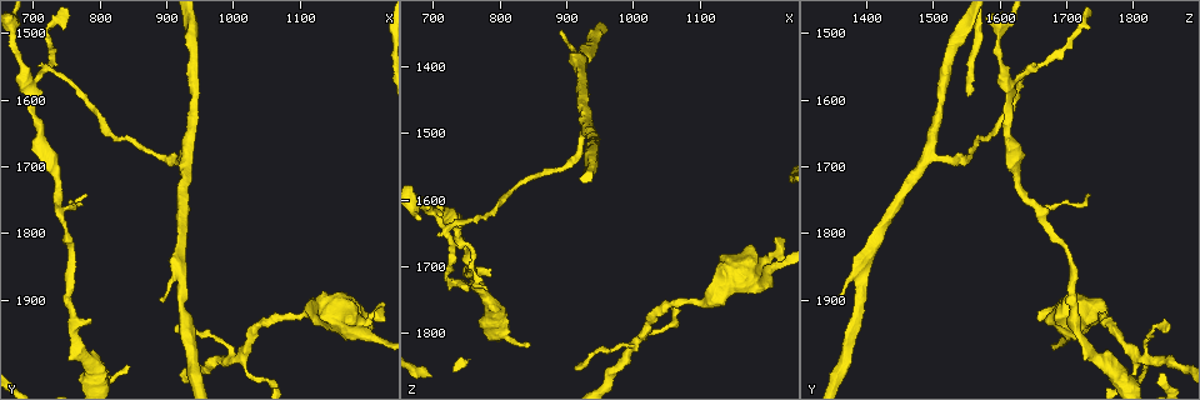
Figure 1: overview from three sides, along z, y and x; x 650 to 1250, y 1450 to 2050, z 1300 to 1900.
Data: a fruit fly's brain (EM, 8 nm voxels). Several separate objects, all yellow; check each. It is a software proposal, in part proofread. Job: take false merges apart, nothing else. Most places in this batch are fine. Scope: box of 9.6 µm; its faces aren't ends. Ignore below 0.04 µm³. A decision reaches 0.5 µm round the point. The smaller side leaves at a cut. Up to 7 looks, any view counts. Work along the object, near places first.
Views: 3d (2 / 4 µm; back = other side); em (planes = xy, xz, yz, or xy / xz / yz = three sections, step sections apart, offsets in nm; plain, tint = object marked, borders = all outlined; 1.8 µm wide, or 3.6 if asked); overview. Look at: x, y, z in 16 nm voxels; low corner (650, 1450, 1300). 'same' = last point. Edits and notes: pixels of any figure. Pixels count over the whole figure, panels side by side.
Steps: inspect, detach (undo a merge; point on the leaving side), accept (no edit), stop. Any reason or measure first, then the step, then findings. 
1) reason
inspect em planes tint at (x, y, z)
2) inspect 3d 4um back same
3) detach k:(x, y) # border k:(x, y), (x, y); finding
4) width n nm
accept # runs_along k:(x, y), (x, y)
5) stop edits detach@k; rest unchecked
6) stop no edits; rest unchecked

a fork
inspect 3d 2um back at (930, 1685, 1505)

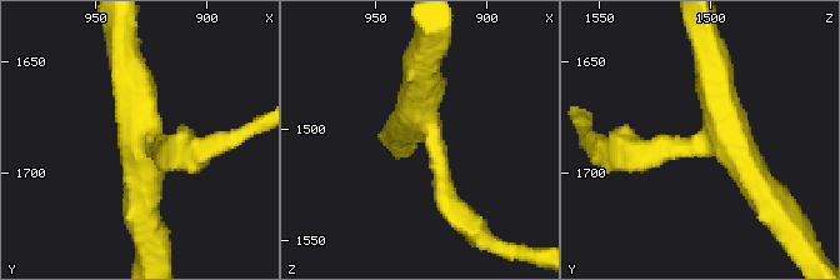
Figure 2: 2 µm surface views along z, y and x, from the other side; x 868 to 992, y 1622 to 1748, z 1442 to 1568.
arms 3; arm_widths 190, 260, 260 nm; shape alone is not enough
inspect em xz step 16 tint at (925, 1689, 1502)

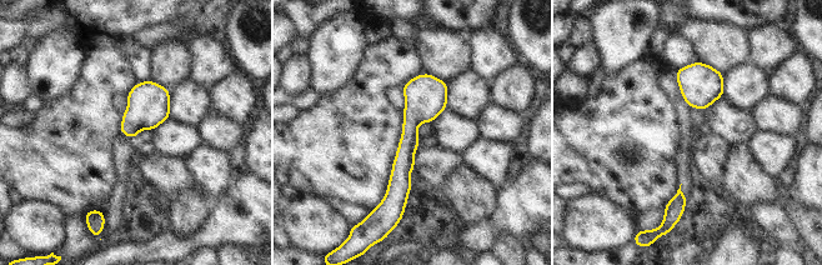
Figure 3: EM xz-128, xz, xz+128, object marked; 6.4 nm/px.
another direction
inspect em planes borders same

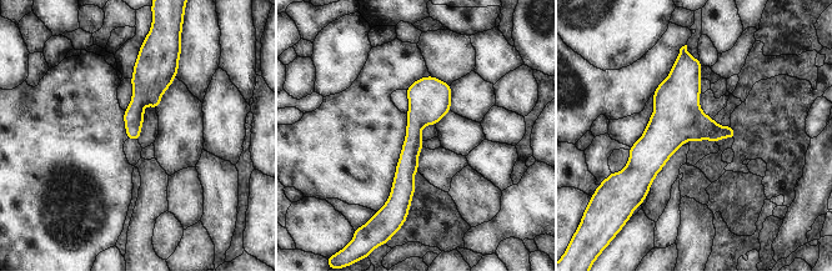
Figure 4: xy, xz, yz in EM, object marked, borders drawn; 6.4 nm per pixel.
accept # runs_along 4:(682, 59), (645, 186); one neuron here

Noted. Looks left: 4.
abrupt turn
inspect 3d 4um at (1010, 1985, 1805)

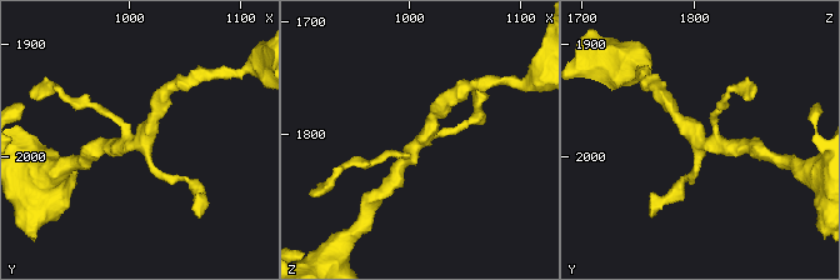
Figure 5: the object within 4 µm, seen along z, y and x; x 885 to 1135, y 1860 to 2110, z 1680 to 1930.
shape alone is not enough
inspect em planes tint at (1014, 1980, 1804)

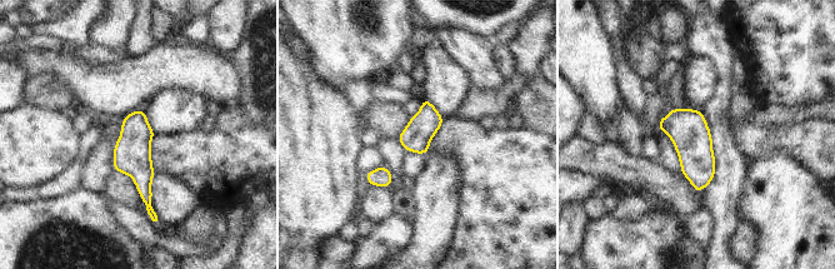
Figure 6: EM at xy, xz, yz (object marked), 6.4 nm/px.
accept # all the same neuron

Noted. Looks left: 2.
sudden change in width
inspect em 3.6um yz step 8 tint at (1200, 1955, 1710)

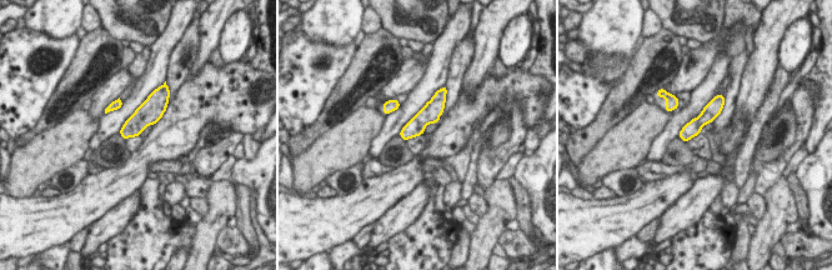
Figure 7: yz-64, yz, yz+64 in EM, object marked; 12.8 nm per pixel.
another direction
inspect em 3.6um planes tint same

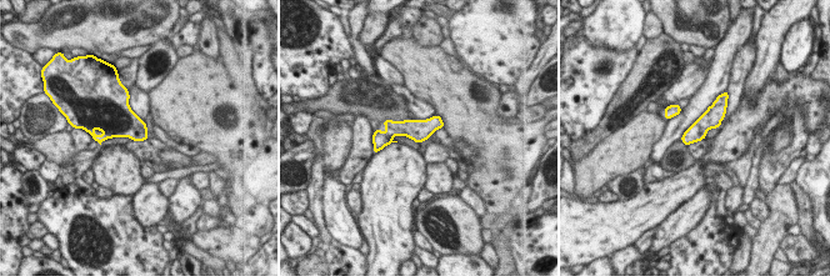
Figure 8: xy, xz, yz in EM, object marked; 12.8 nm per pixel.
width 240 nm
accept # runs_along 8:(439, 121), (383, 136); one neuron here

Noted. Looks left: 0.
stop no edits; rest unchecked

